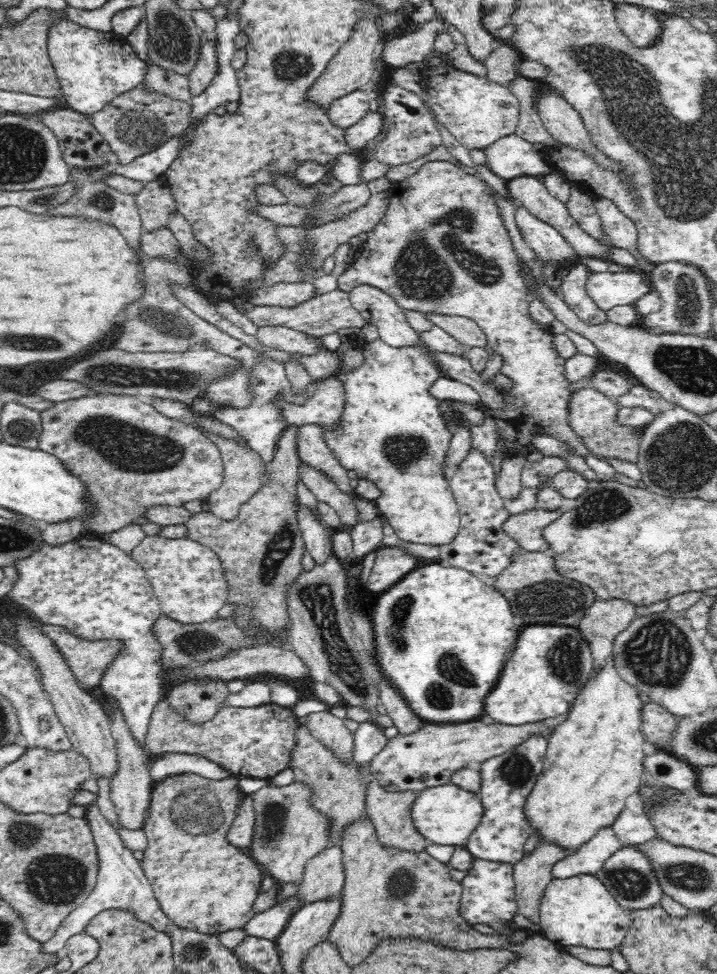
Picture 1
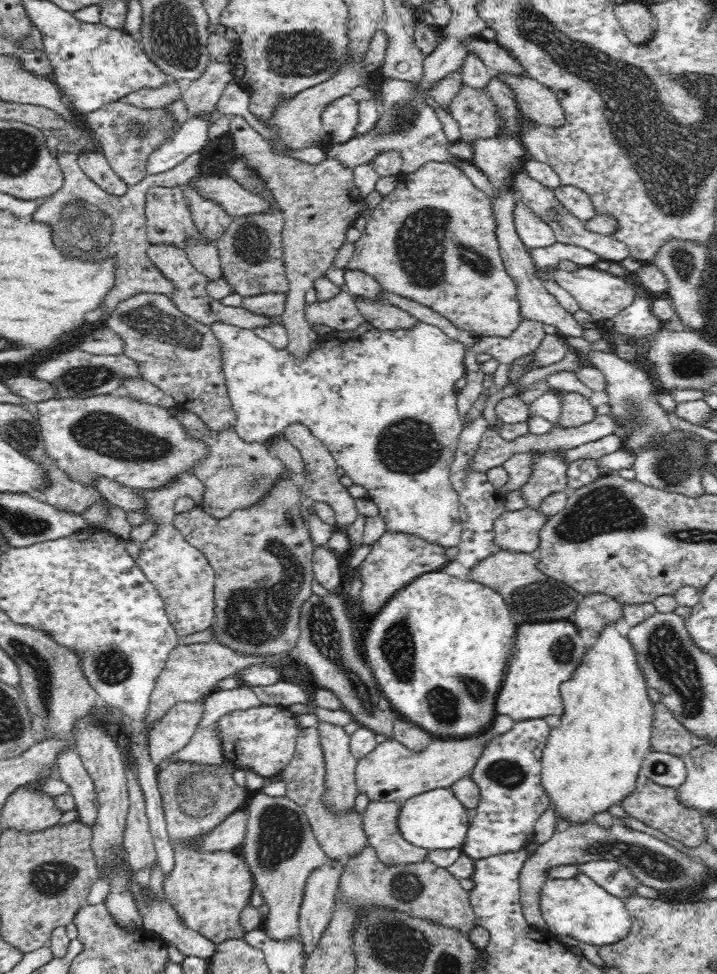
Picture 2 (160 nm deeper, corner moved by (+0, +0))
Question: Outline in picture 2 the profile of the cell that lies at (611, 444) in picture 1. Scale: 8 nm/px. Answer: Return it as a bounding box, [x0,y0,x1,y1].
[558,392,596,427]

